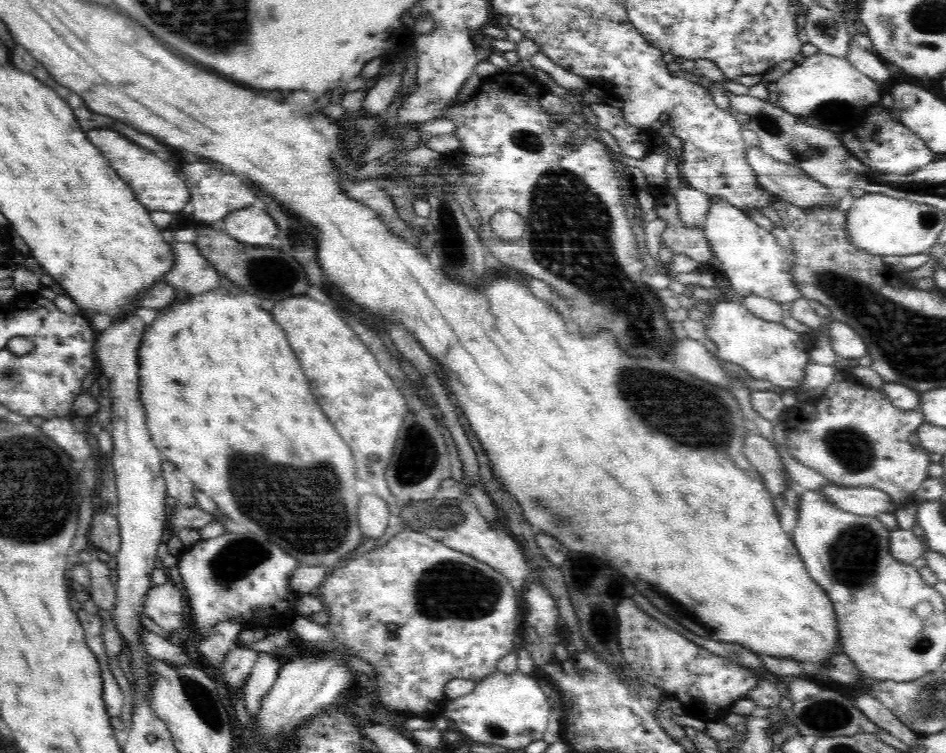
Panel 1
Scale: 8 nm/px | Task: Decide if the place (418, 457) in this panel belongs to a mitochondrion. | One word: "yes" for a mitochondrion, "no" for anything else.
yes

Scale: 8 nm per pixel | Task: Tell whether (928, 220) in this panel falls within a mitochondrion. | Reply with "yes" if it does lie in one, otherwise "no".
yes

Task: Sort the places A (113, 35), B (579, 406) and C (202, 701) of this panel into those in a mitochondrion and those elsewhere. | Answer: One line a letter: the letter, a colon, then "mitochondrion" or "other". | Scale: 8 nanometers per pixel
A: other
B: other
C: mitochondrion

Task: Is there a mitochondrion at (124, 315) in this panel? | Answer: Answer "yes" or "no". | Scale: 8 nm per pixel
no

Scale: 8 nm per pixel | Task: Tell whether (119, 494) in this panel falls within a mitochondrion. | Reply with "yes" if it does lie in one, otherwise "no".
no

